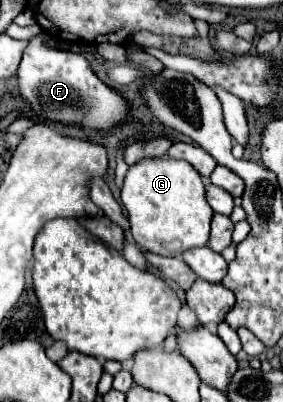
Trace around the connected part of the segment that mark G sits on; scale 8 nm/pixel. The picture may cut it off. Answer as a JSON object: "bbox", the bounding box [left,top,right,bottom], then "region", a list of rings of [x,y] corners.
{"bbox":[122,158,214,256],"region":[[[144,158],[130,166],[122,188],[122,204],[128,210],[132,238],[148,252],[176,256],[208,242],[214,212],[204,198],[200,174],[184,160]]]}

